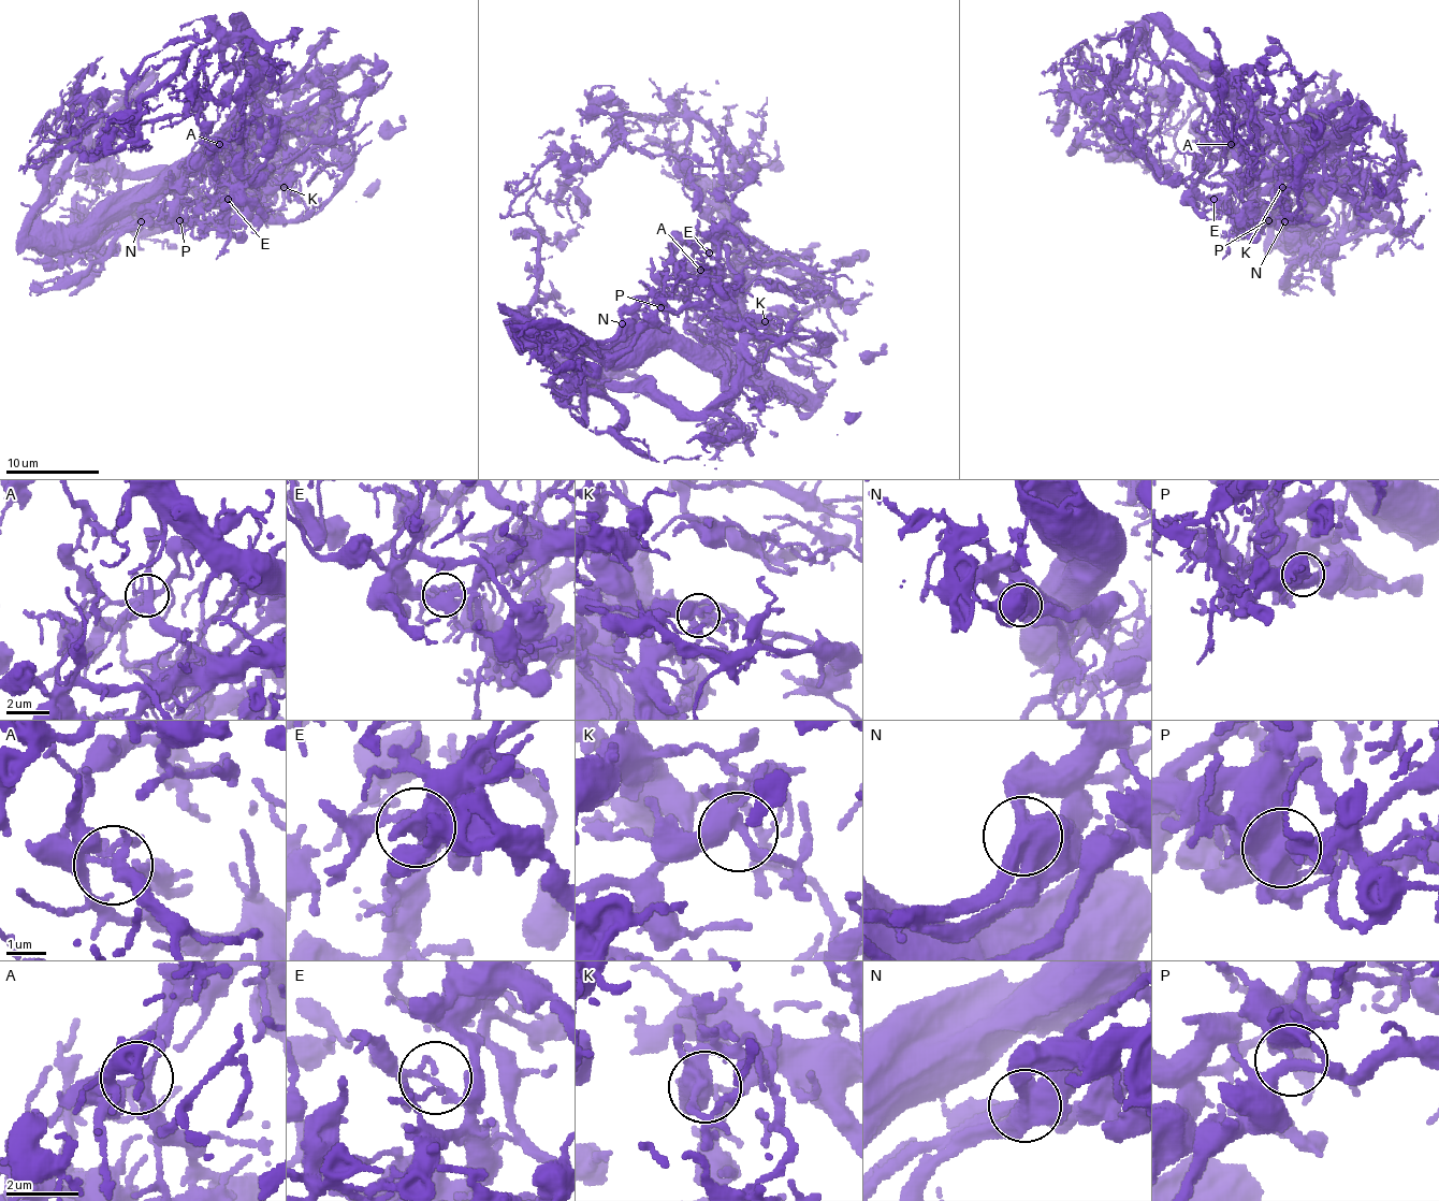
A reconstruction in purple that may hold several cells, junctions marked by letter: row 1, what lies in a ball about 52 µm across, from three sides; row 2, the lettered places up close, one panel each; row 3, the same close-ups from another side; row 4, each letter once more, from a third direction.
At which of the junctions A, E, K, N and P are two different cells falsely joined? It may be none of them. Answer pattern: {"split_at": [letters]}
{"split_at": ["A", "N", "P"]}

